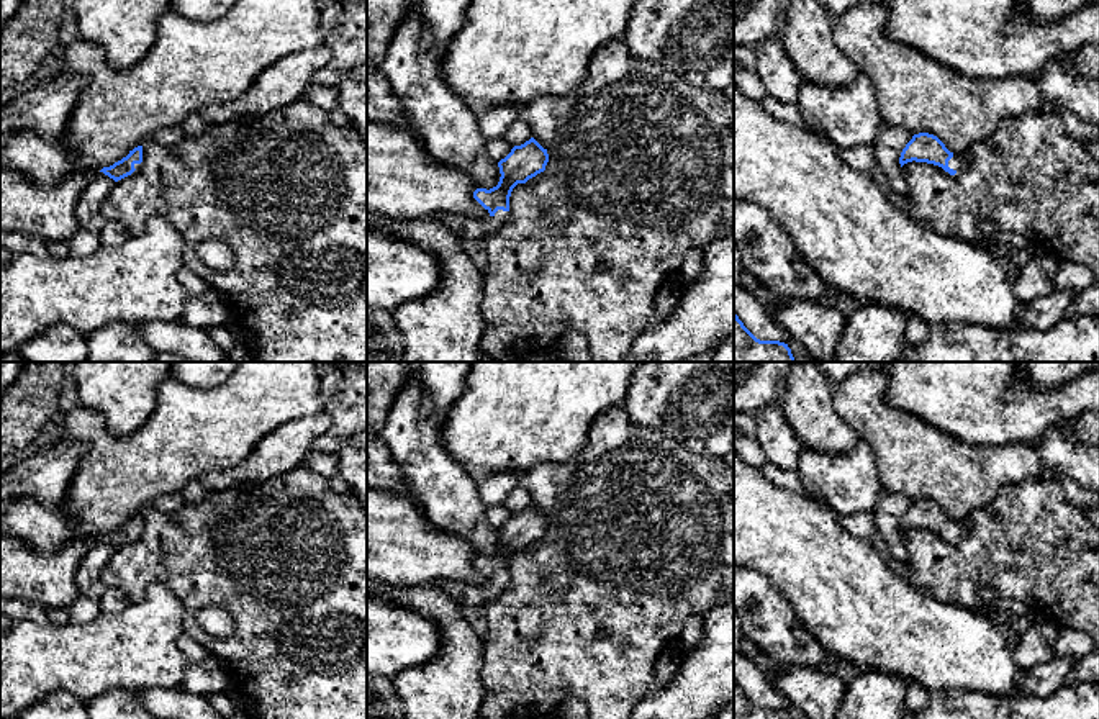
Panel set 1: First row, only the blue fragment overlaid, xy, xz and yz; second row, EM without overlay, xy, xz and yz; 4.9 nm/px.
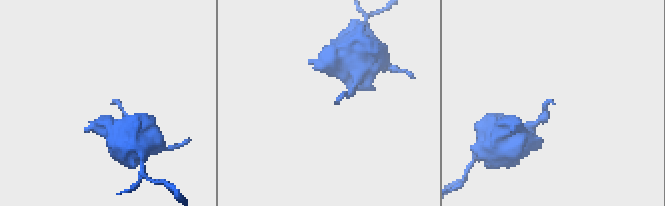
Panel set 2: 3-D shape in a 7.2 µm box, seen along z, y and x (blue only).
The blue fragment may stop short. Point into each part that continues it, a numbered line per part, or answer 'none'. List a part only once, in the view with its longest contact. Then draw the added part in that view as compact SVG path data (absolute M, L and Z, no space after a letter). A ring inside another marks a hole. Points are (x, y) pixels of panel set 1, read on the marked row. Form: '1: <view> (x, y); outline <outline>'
1: yz (957, 162); outline M953 154L953 157L948 161L948 167L960 174L966 169L966 159L963 156Z

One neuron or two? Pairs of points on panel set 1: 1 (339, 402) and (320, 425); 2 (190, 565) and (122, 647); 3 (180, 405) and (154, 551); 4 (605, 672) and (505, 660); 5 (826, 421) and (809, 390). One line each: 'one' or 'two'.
1: two
2: two
3: two
4: one
5: one

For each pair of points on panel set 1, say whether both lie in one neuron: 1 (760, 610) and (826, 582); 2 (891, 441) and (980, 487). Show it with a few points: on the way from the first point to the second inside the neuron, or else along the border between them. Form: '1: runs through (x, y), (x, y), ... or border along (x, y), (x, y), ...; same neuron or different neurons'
1: border along (759, 572), (785, 598), (793, 618), (806, 633); different neurons
2: runs through (913, 454), (922, 462), (958, 477); same neuron

